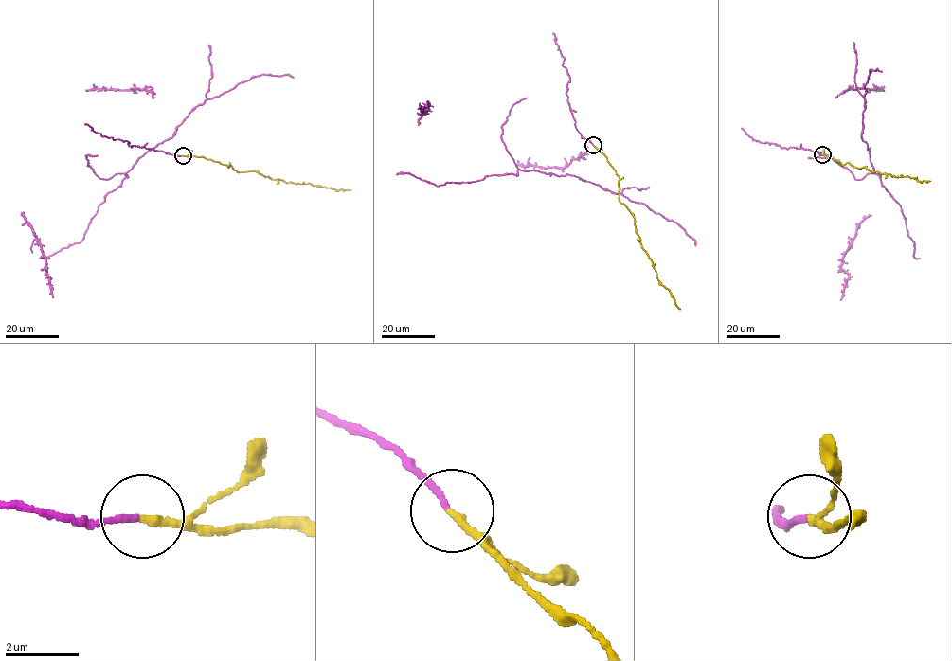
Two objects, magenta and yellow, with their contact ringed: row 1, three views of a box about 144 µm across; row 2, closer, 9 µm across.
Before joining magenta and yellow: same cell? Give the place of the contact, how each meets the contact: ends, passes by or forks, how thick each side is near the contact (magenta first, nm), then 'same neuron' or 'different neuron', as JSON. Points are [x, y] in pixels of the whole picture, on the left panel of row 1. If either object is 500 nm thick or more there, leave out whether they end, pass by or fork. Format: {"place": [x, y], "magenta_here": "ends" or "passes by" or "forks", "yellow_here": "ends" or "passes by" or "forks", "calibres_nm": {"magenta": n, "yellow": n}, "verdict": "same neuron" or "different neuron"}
{"place": [183, 155], "magenta_here": "ends", "yellow_here": "ends", "calibres_nm": {"magenta": 150, "yellow": 200}, "verdict": "same neuron"}

